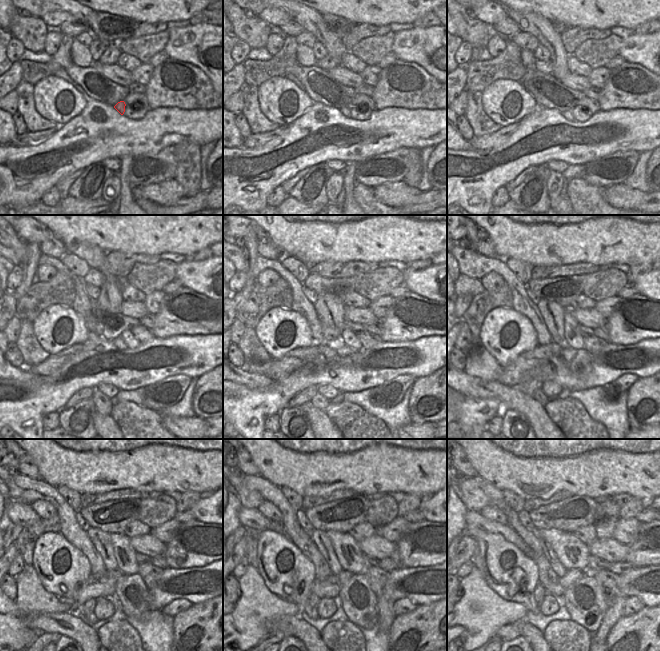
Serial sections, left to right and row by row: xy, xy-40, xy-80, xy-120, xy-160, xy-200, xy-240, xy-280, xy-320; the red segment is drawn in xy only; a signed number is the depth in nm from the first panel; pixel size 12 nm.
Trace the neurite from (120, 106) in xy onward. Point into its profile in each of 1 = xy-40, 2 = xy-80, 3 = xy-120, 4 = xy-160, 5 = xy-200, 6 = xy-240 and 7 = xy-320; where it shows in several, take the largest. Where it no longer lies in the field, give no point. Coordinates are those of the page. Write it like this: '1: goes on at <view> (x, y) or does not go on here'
1: goes on at xy-40 (345, 111)
2: goes on at xy-80 (568, 115)
3: goes on at xy-120 (118, 341)
4: goes on at xy-160 (342, 349)
5: goes on at xy-200 (579, 361)
6: goes on at xy-240 (132, 594)
7: goes on at xy-320 (585, 600)

